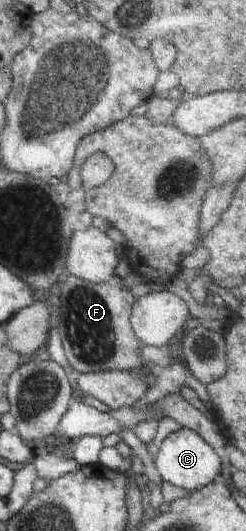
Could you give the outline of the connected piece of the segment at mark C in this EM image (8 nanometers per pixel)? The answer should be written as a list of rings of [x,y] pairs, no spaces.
[[[182,427],[170,433],[161,443],[153,459],[162,483],[182,487],[189,492],[206,487],[212,481],[219,481],[221,456],[201,435],[193,429]]]

